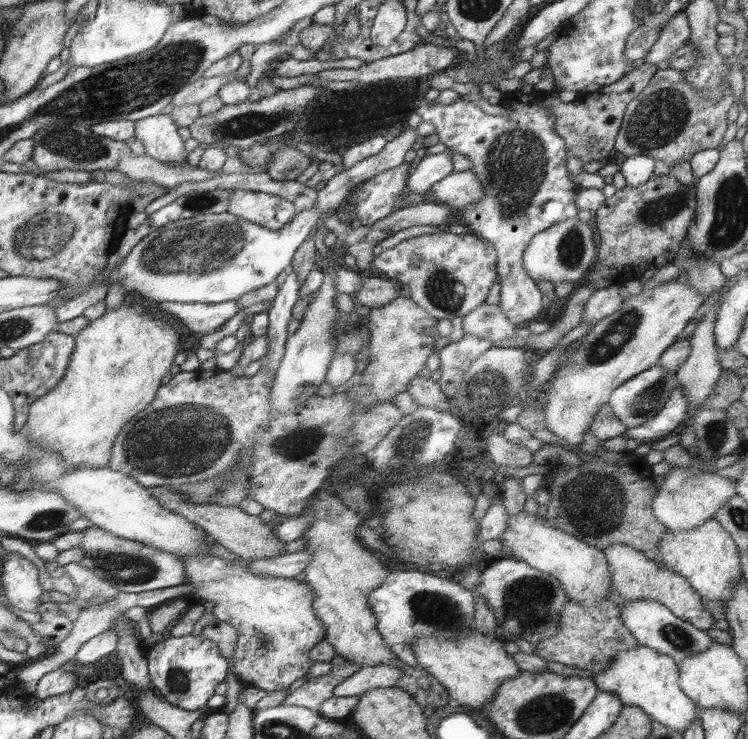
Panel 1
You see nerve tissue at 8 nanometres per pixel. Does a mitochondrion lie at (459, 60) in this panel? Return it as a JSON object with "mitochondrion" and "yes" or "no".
{"mitochondrion":"no"}

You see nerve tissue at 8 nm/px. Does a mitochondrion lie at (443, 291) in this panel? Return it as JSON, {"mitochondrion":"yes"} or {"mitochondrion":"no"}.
{"mitochondrion":"yes"}

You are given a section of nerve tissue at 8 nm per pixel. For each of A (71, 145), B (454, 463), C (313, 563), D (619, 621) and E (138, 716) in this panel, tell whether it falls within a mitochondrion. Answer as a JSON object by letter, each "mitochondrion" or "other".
{"A":"mitochondrion","B":"other","C":"other","D":"other","E":"other"}

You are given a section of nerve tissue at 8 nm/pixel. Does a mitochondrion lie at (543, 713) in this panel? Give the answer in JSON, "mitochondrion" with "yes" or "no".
{"mitochondrion":"yes"}

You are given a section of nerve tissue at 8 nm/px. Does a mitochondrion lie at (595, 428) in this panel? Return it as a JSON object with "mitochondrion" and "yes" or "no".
{"mitochondrion":"no"}

